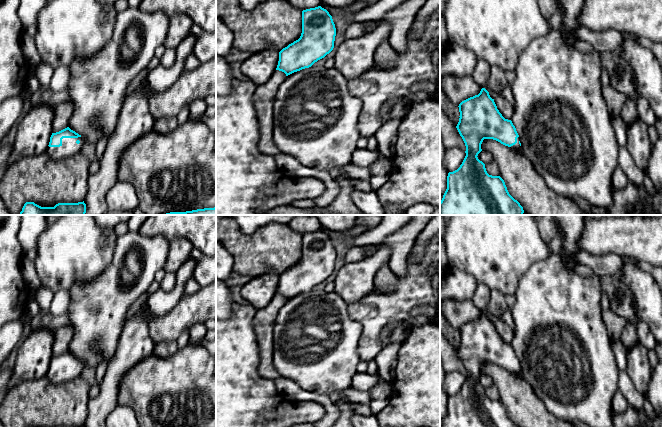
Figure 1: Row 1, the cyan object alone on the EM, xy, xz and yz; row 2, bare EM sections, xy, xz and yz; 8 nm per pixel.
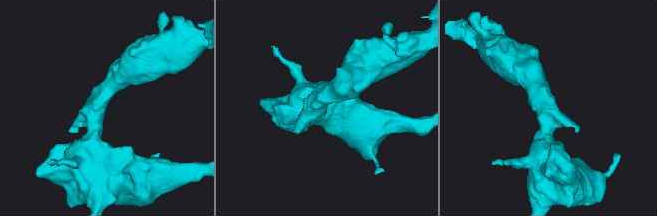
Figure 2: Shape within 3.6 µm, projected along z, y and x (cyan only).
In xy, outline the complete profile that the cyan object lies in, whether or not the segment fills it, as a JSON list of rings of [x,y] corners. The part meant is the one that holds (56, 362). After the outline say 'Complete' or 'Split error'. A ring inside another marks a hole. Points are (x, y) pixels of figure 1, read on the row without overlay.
[[[69,351],[52,357],[46,377],[54,384],[60,384],[81,376],[83,363]]]. Split error

